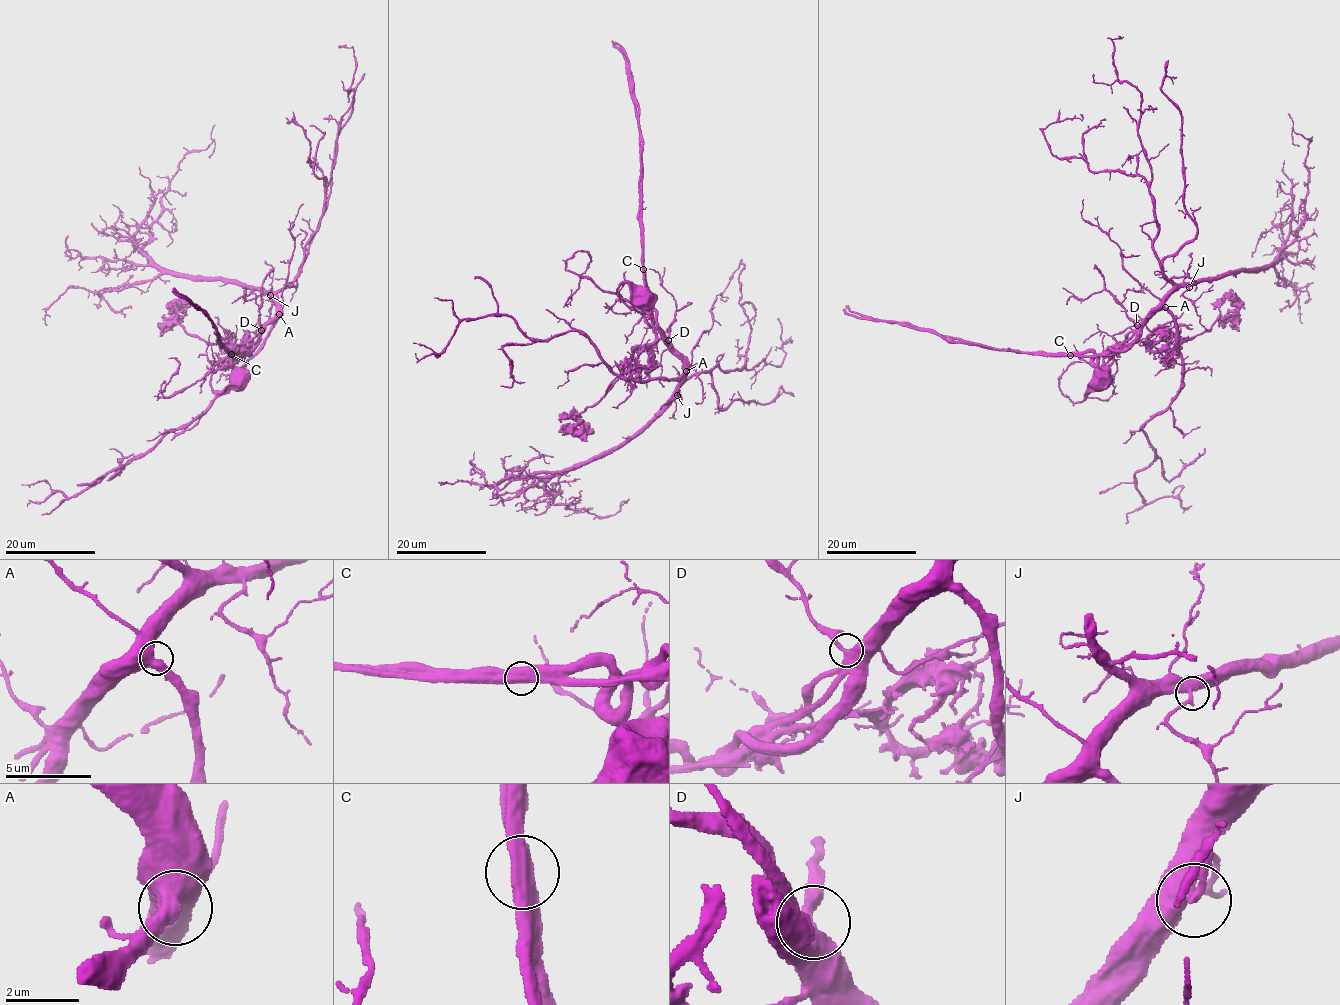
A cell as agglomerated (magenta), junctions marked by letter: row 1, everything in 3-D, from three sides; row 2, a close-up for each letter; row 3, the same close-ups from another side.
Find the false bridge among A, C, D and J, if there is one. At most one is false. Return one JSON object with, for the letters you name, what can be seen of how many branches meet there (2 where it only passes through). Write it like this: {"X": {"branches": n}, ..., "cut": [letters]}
{"C": {"branches": 2}, "cut": ["C"]}

